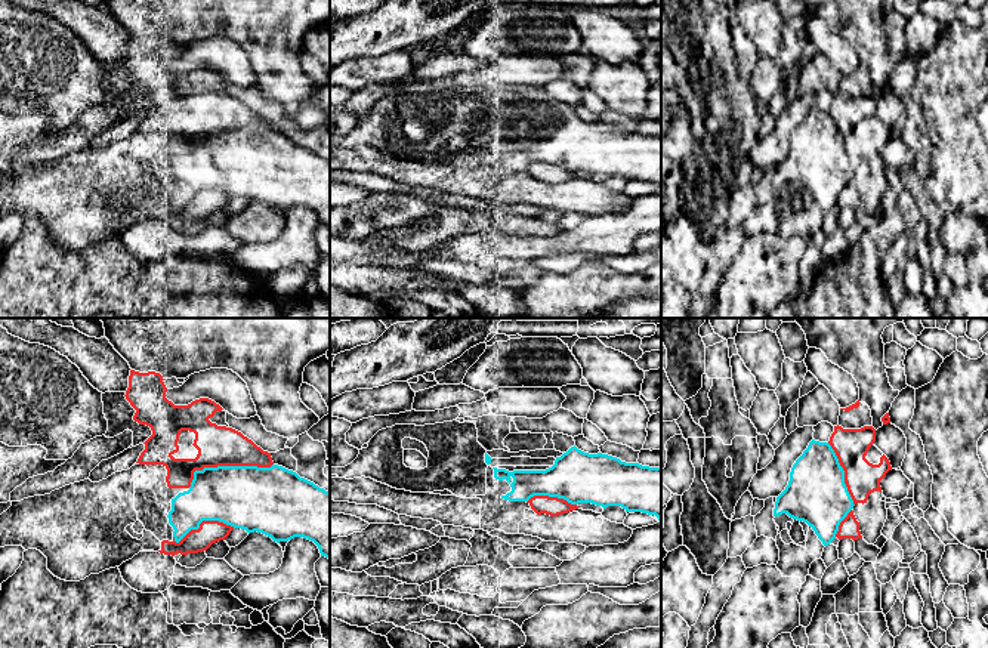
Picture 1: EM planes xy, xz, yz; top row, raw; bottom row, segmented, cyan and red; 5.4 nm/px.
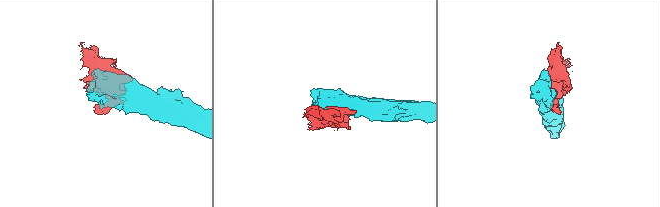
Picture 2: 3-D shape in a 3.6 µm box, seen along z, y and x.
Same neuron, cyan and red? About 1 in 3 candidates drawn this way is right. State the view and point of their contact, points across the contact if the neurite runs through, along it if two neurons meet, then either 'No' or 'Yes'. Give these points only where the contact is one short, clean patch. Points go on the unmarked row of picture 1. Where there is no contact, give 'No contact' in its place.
Touches cyan at xy (225, 135). No

